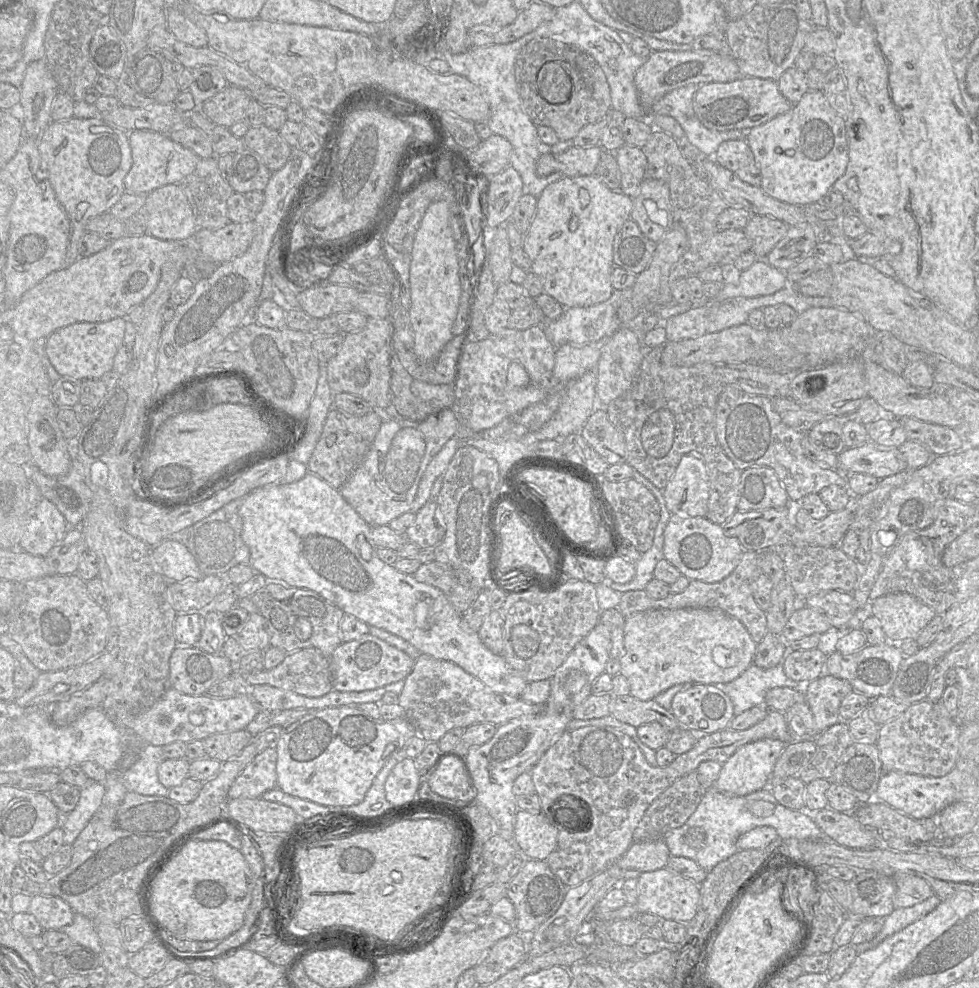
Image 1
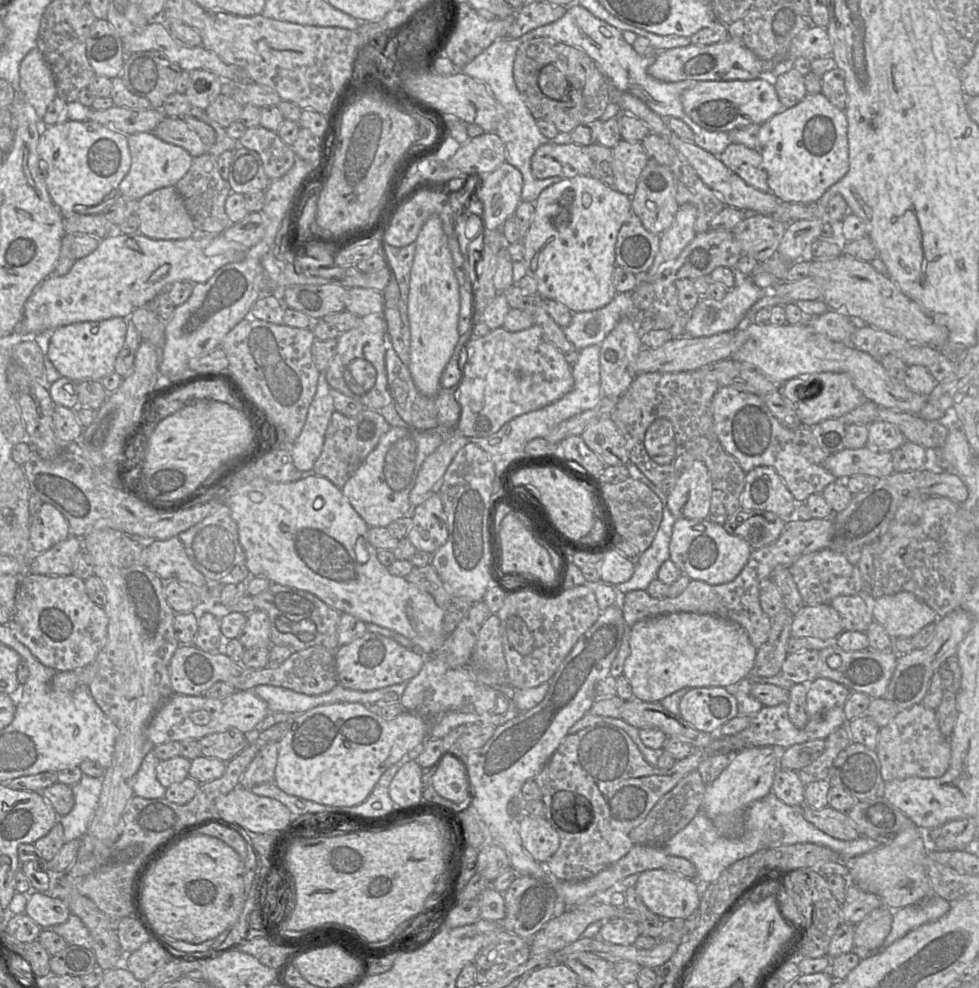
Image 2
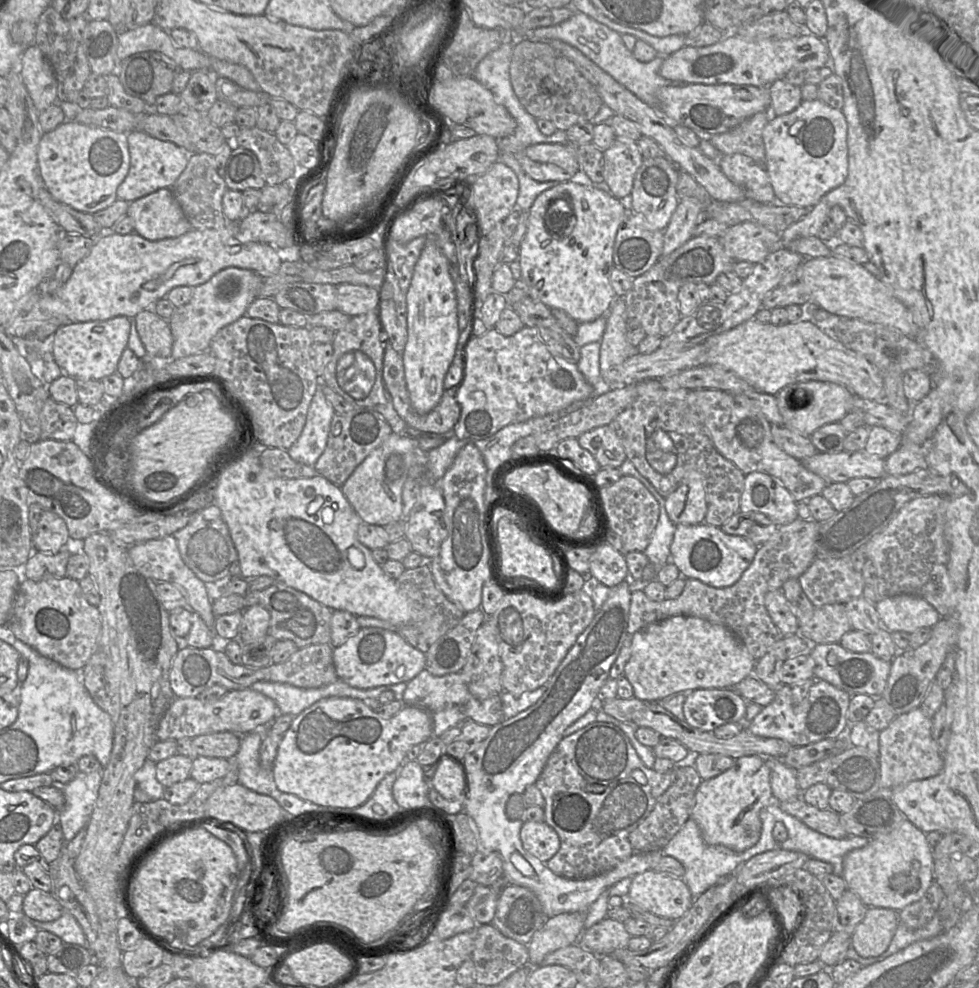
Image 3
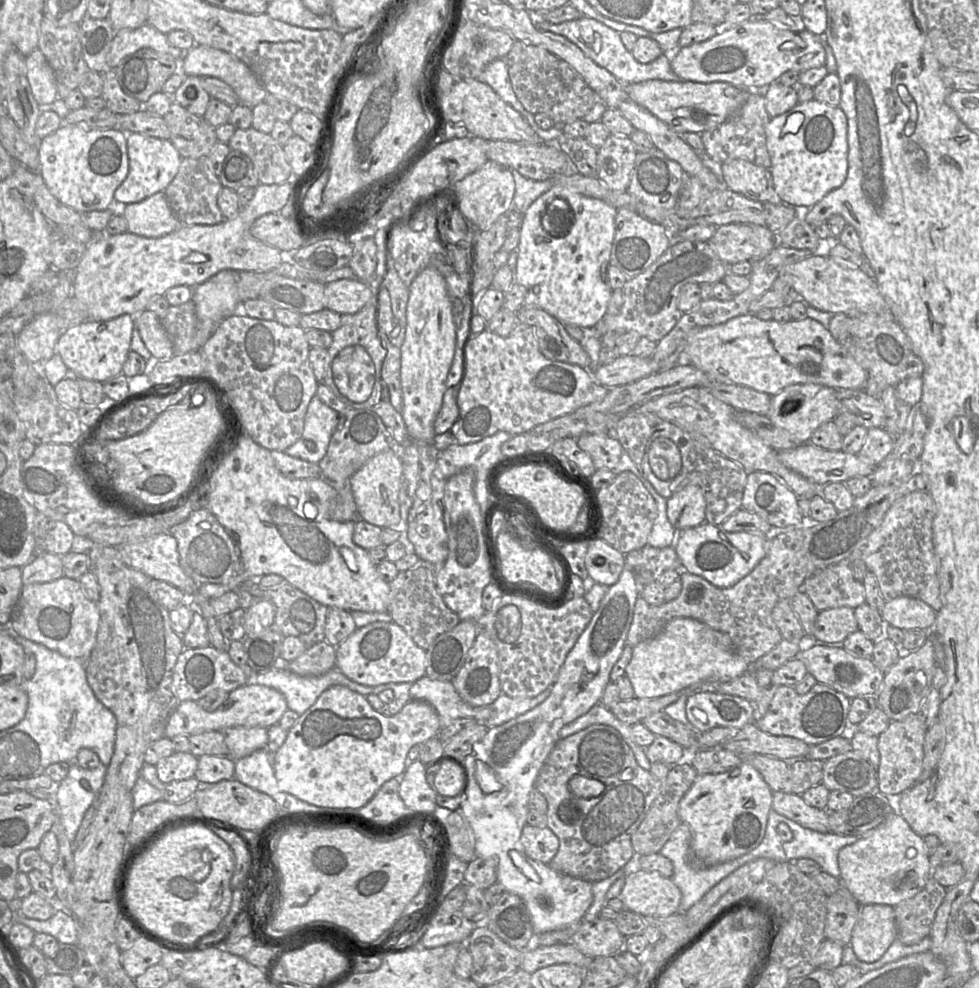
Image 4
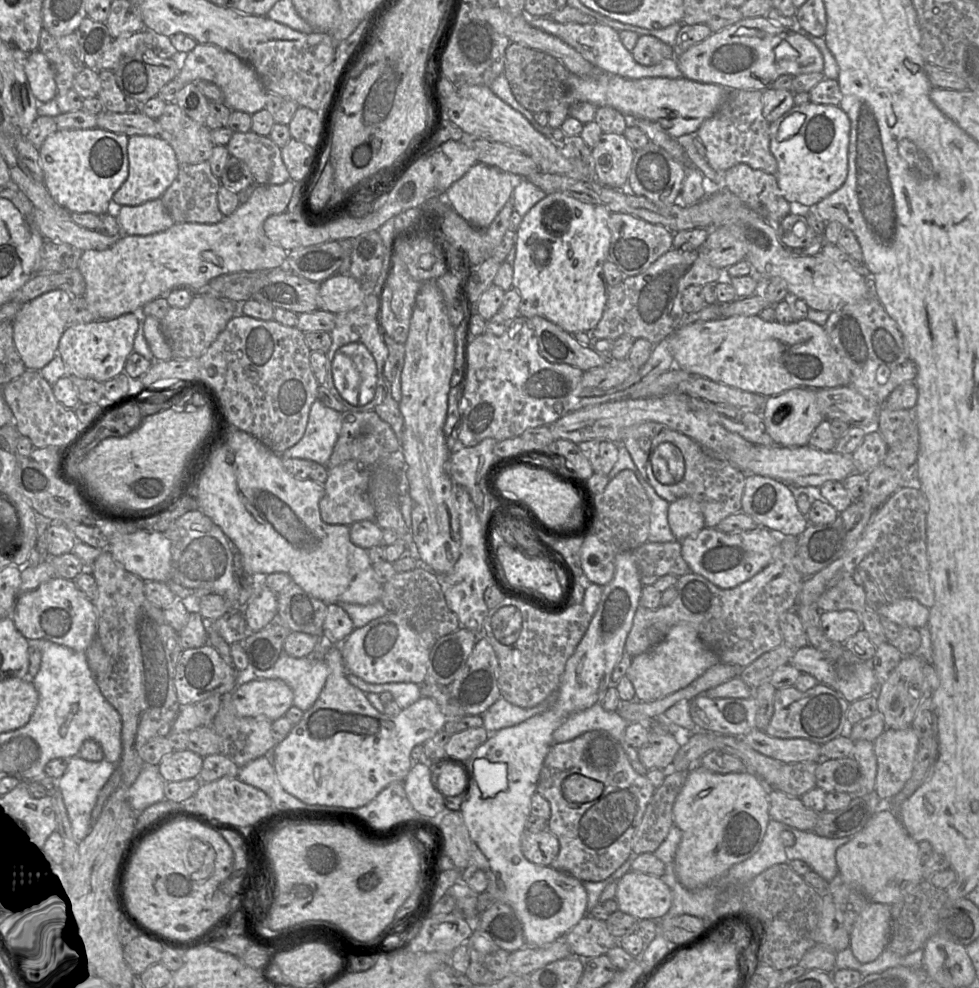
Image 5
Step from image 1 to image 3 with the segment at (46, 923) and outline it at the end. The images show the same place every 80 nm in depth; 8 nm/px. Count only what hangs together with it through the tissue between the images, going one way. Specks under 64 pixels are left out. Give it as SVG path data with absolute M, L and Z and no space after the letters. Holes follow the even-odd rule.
M37 888L24 895L22 913L31 920L50 922L58 919L64 912L61 904L50 894Z

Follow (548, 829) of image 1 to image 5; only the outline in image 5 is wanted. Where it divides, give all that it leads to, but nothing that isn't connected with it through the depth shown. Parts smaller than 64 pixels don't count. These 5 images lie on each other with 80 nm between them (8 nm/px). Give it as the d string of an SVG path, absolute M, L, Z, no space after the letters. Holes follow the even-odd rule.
M548 829L536 833L525 830L521 837L521 850L528 861L550 866L559 853L560 845Z

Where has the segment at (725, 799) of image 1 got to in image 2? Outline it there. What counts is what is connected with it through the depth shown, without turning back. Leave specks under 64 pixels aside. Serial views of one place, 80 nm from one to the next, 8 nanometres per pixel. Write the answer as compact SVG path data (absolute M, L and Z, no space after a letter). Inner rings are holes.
M771 791L747 807L745 811L745 832L741 837L729 839L722 836L711 820L700 810L682 830L667 841L664 850L670 856L683 857L692 862L697 869L696 881L700 885L707 885L716 880L728 866L762 848L796 843L814 843L826 846L836 852L842 862L869 852L881 845L878 841L866 836L859 836L857 839L850 841L833 838L807 821L799 807L783 803ZM777 826L782 827L783 836L780 842L771 843L769 841L769 829Z

